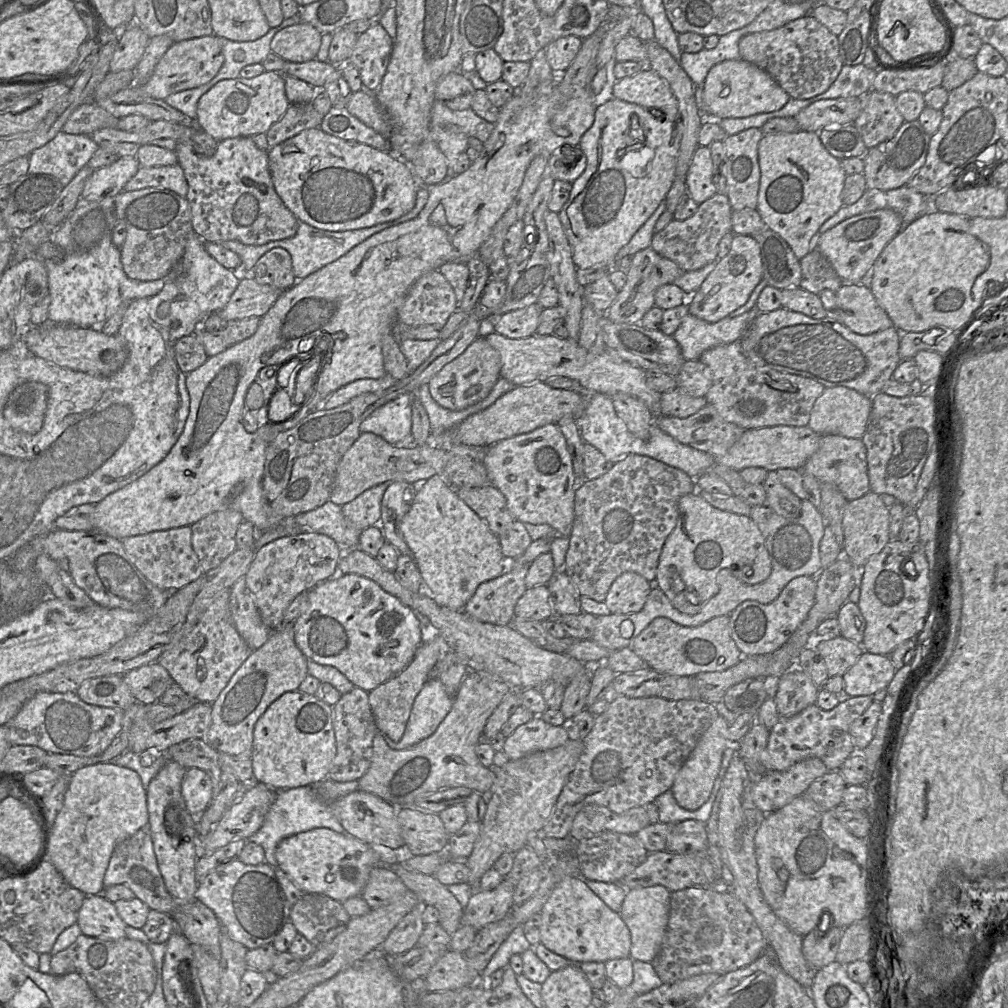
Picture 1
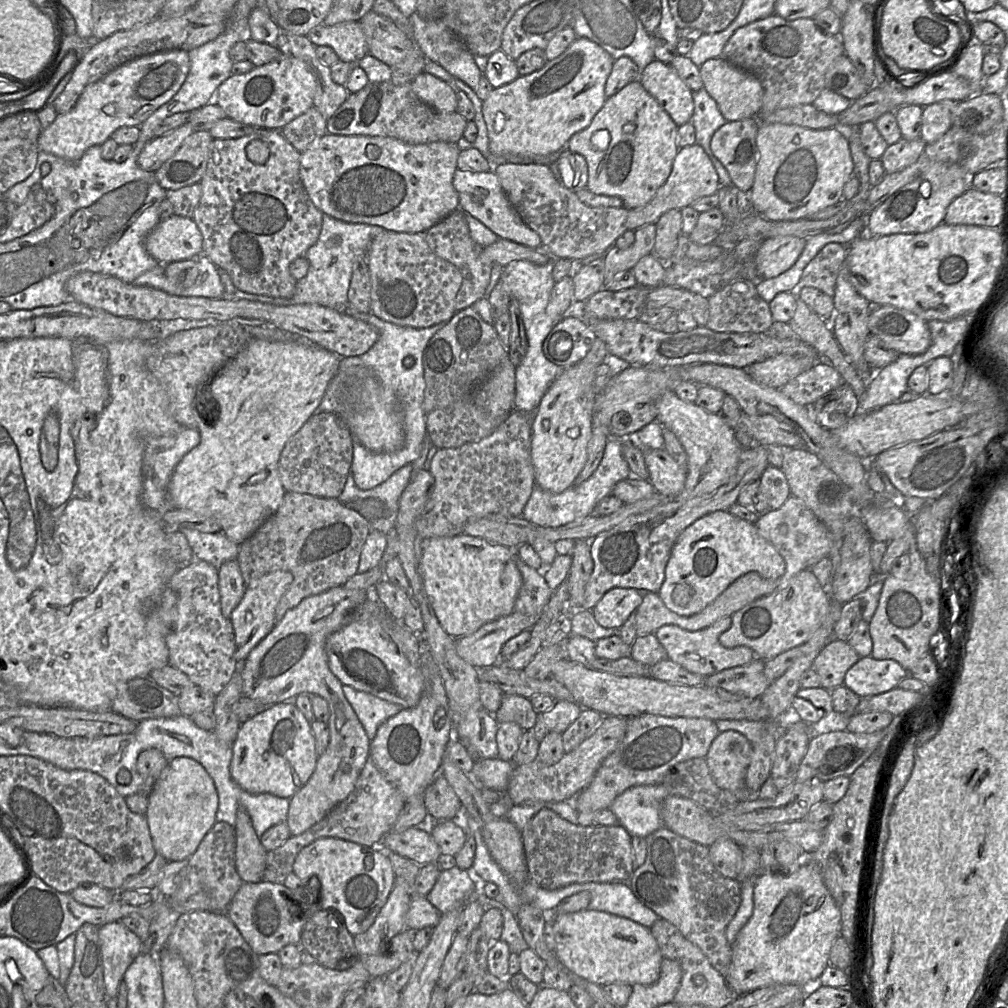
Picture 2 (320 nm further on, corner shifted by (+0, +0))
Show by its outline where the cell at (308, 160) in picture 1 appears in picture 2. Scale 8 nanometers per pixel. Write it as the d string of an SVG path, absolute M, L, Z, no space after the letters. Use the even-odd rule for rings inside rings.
M326 132L301 153L300 177L310 199L323 214L347 223L422 233L459 209L453 177L460 151L457 143L413 145L393 137Z

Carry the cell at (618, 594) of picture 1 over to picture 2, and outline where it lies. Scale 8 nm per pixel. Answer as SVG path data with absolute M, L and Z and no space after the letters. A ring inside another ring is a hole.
M615 587L608 590L591 611L601 626L620 629L642 603L643 597L635 588Z

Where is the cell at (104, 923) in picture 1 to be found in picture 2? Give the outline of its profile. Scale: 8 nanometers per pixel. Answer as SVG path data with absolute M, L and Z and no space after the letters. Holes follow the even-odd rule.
M119 921L100 926L98 937L106 998L114 998L126 970L143 950L143 941Z

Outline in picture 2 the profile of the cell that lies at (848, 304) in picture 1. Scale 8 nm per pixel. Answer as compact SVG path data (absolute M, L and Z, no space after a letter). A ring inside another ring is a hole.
M881 305L868 316L870 335L880 338L898 354L918 355L931 344L927 321L905 309Z

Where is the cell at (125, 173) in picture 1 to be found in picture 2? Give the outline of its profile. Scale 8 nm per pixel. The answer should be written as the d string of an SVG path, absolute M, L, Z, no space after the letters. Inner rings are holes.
M188 122L165 135L150 140L138 157L138 165L145 171L155 172L171 158L194 128Z

